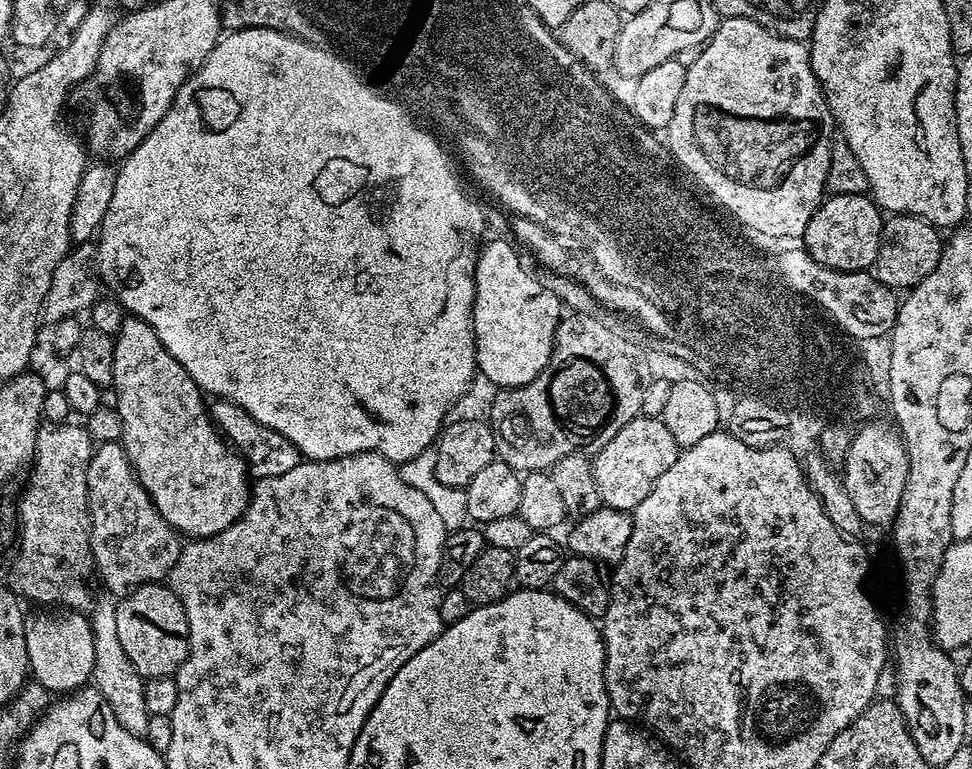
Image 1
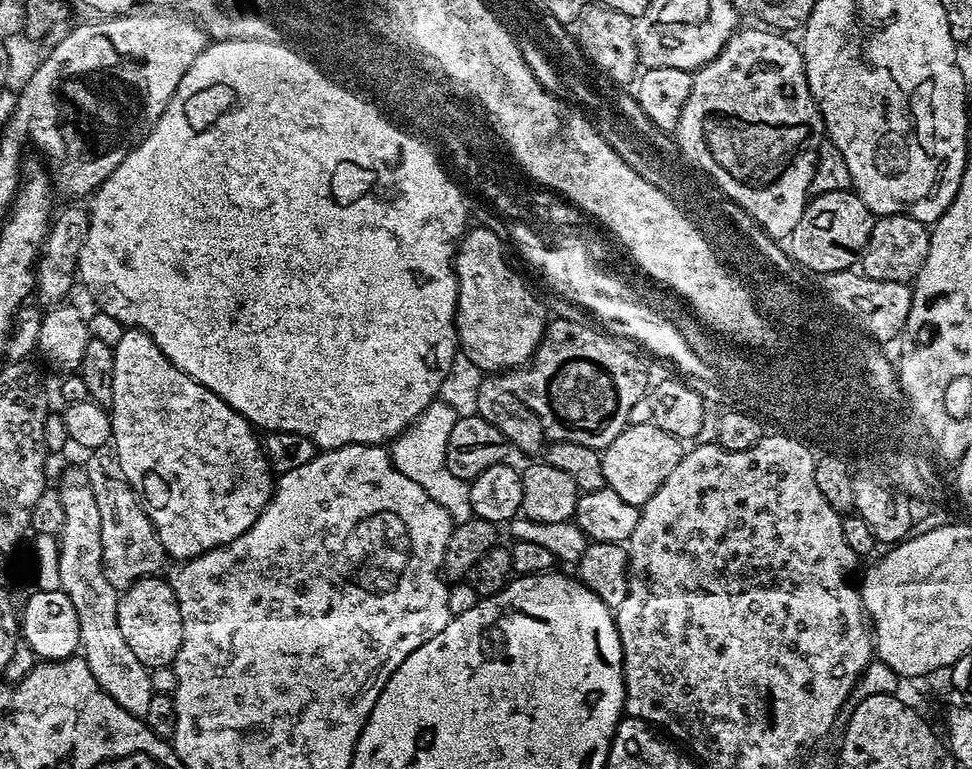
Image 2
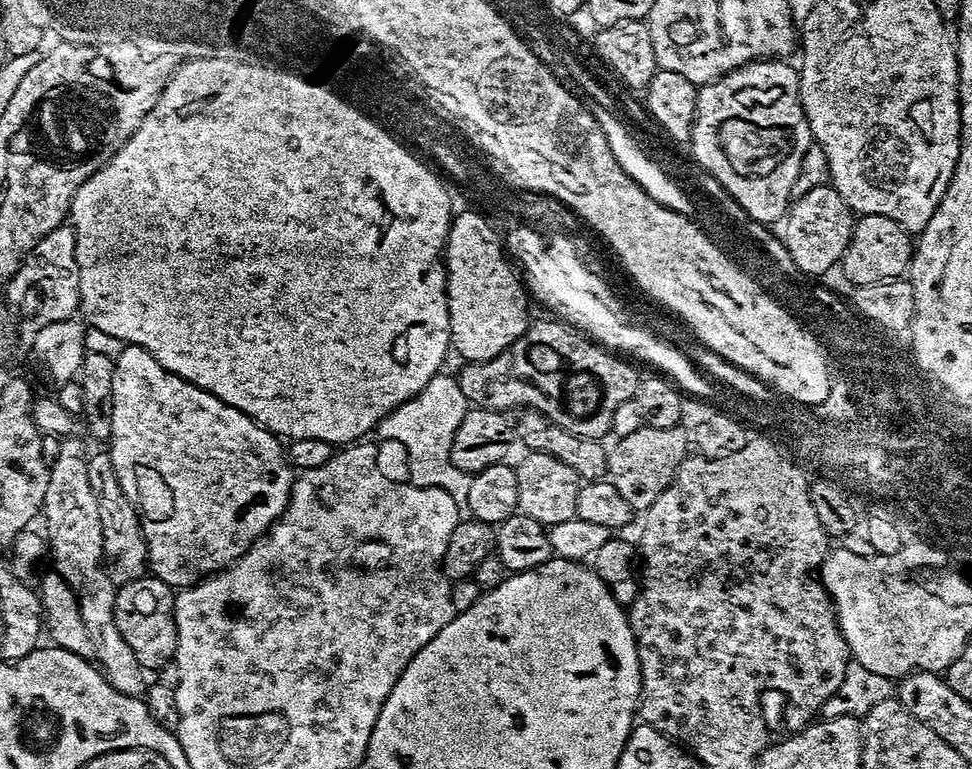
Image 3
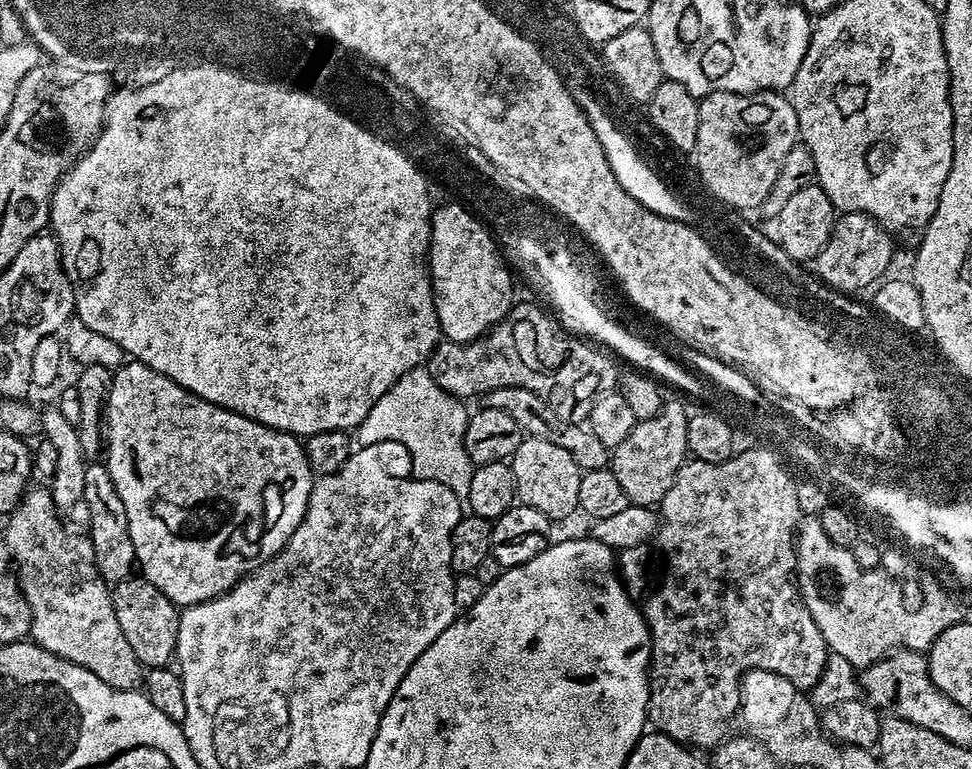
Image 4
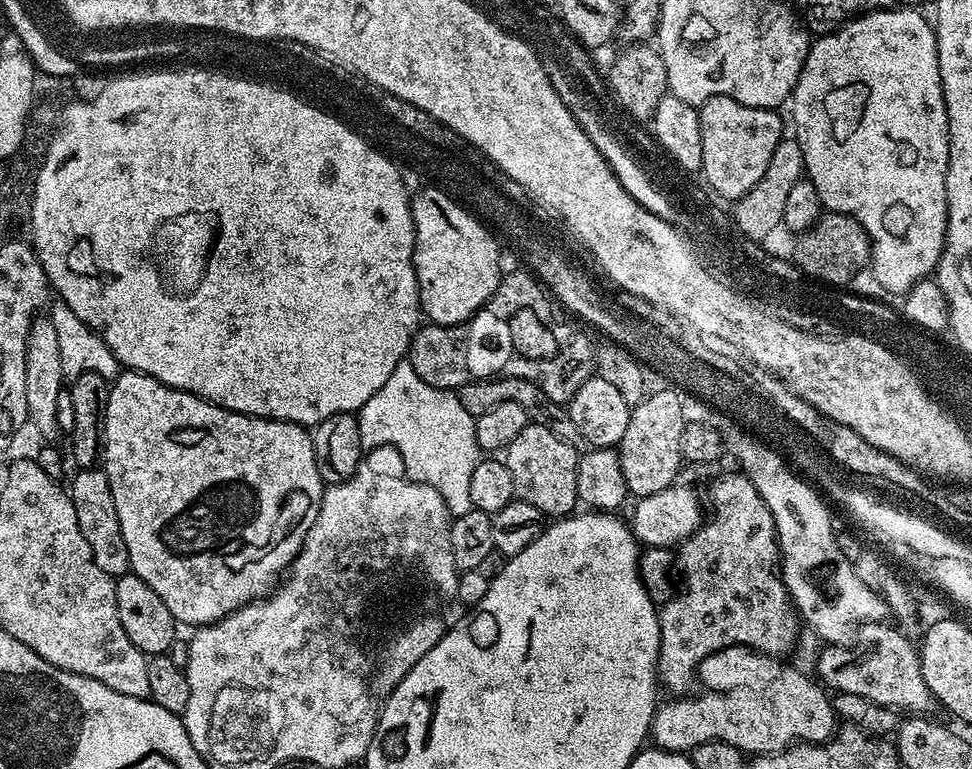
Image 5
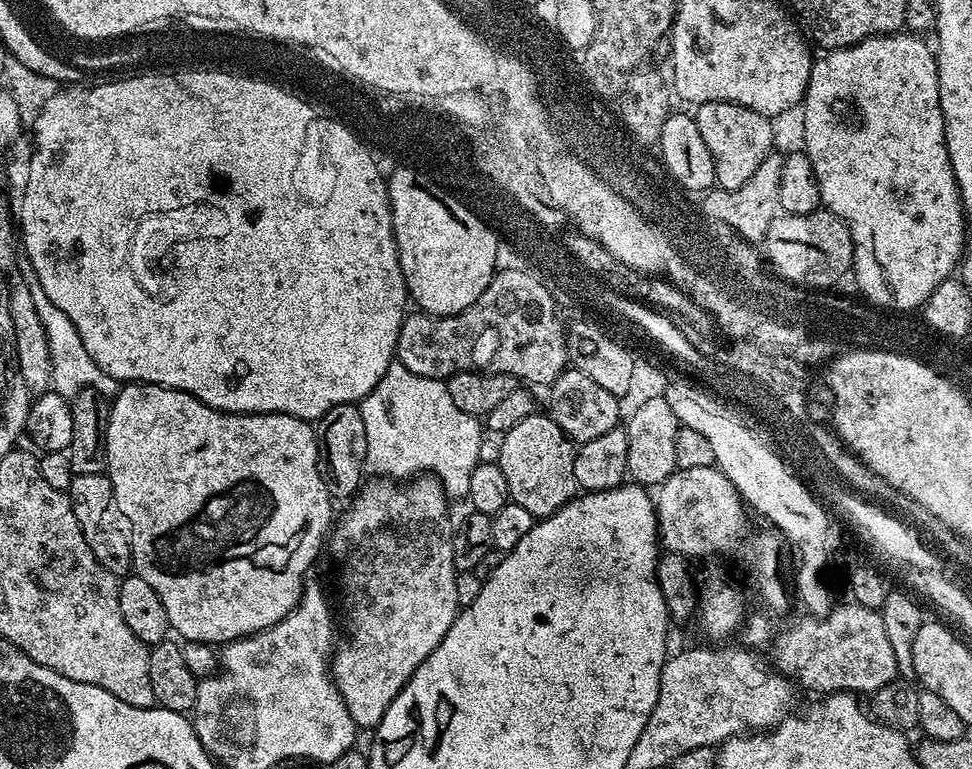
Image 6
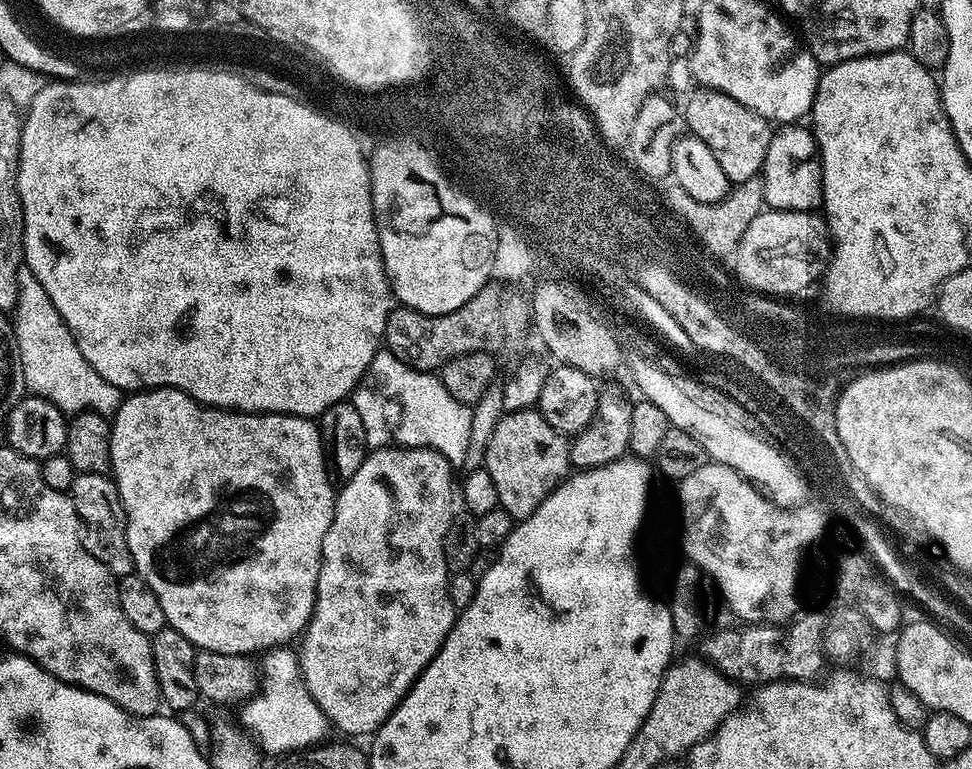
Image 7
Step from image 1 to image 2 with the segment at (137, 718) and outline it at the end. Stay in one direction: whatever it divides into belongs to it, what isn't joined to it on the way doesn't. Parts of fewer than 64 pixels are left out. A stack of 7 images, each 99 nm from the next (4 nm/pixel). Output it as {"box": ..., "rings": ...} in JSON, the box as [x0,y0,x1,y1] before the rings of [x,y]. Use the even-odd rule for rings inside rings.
{"box":[57,467,154,718],"rings":[[[87,467],[68,468],[60,476],[58,485],[60,501],[62,502],[62,526],[58,533],[59,552],[57,554],[58,578],[60,590],[70,598],[71,605],[78,616],[78,628],[80,630],[80,645],[82,658],[88,663],[90,674],[98,682],[98,686],[122,710],[143,718],[146,709],[150,706],[150,698],[154,694],[149,669],[145,668],[138,658],[134,658],[134,650],[126,646],[126,638],[122,638],[122,630],[118,630],[118,602],[120,596],[118,589],[110,586],[104,577],[104,563],[102,562],[102,518],[98,515],[98,502],[94,498],[94,490],[90,490]]]}

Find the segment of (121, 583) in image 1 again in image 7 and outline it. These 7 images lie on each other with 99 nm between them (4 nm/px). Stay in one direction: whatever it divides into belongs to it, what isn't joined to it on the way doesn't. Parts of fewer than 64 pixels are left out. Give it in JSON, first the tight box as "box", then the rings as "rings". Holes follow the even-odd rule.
{"box":[70,474,134,578],"rings":[[[77,474],[70,495],[74,510],[78,510],[80,515],[86,550],[90,550],[90,554],[94,554],[94,558],[98,558],[98,562],[102,562],[102,566],[106,566],[112,576],[119,578],[133,575],[134,565],[128,545],[128,519],[115,479],[111,475]]]}

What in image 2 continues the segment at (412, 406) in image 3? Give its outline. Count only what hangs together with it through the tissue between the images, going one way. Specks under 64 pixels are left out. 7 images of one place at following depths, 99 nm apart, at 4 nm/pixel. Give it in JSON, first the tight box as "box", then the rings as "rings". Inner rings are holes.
{"box":[390,400,473,525],"rings":[[[441,400],[432,401],[418,419],[390,444],[390,455],[395,468],[406,478],[422,486],[450,514],[455,525],[473,519],[469,481],[454,477],[445,462],[446,443],[454,422],[458,419],[458,413],[447,403]]]}

